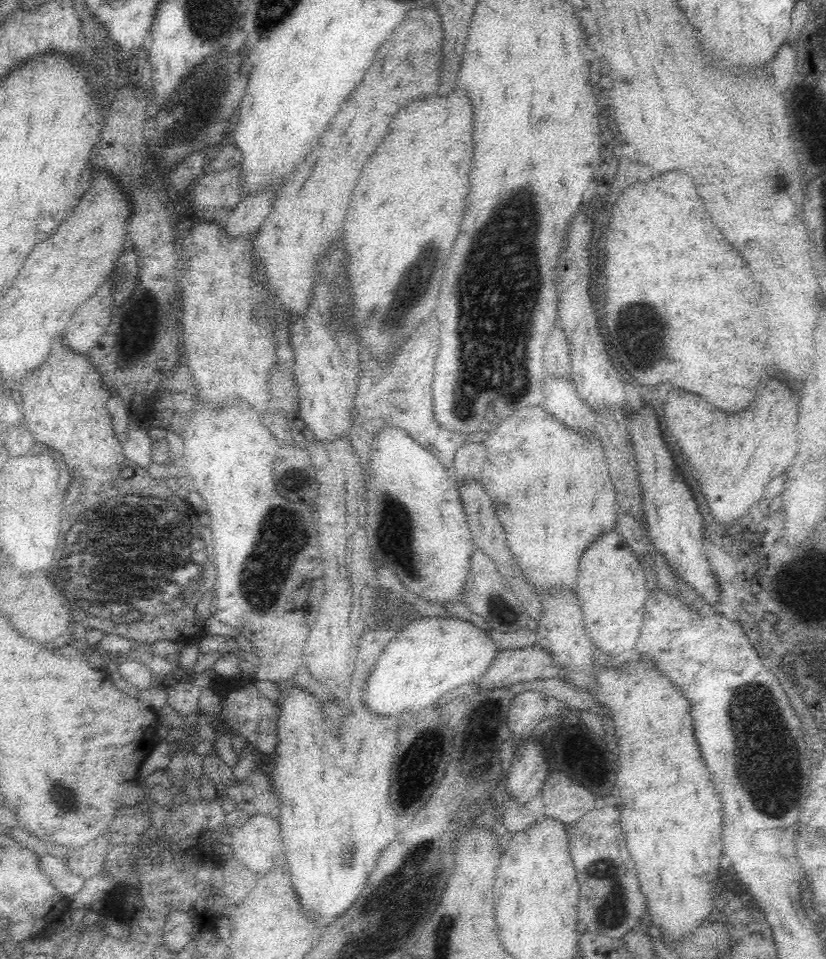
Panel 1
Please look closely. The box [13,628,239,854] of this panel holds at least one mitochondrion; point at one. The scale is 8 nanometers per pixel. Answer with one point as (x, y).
(63, 794)

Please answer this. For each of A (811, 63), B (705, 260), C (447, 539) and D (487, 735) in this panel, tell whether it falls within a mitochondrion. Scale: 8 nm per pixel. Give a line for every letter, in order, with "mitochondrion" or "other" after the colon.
A: other
B: other
C: other
D: other

